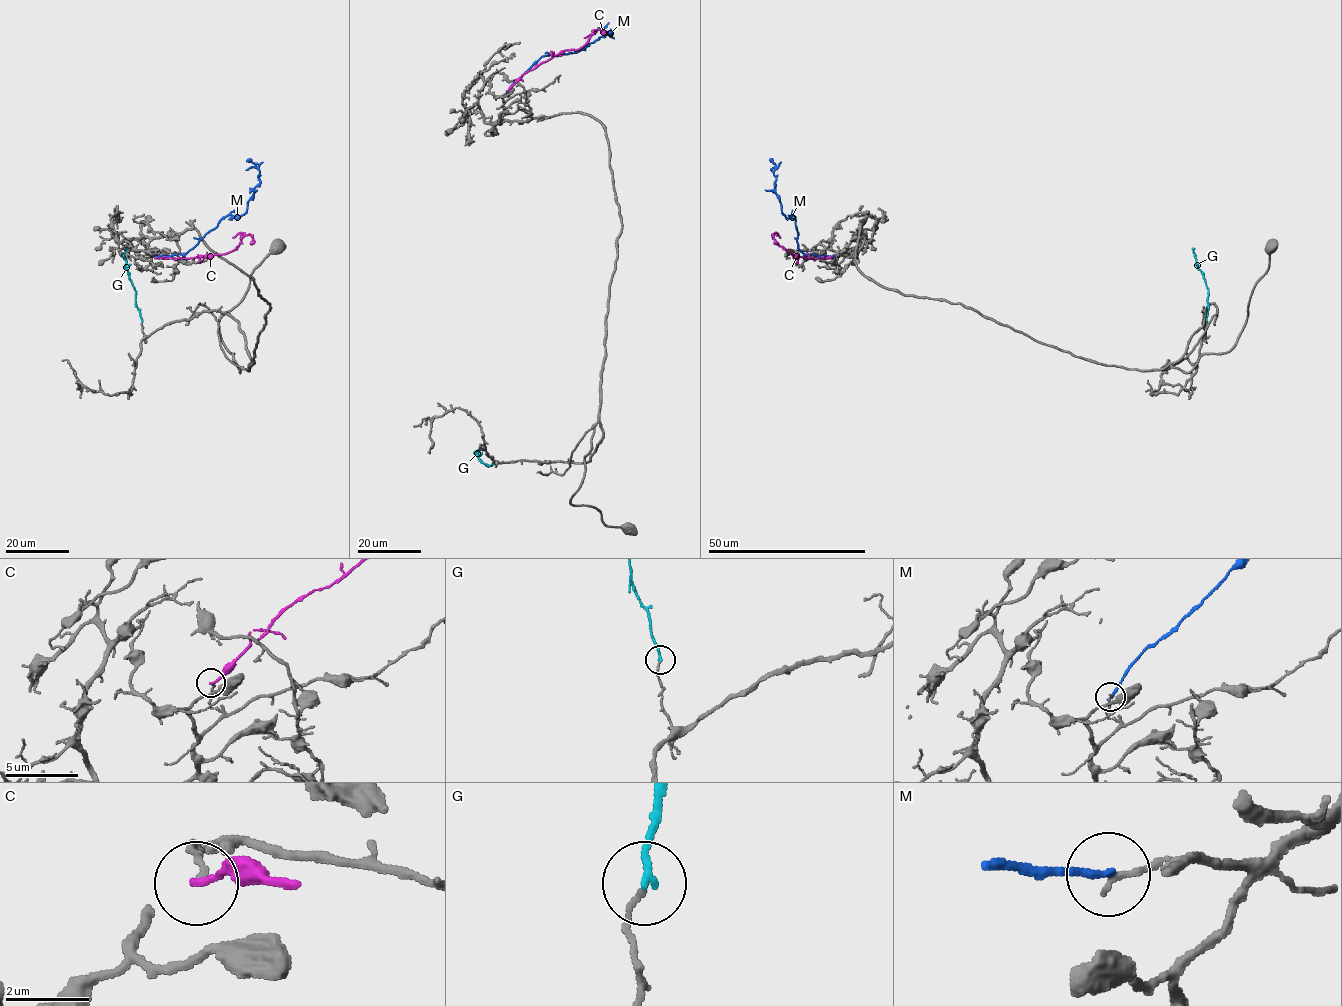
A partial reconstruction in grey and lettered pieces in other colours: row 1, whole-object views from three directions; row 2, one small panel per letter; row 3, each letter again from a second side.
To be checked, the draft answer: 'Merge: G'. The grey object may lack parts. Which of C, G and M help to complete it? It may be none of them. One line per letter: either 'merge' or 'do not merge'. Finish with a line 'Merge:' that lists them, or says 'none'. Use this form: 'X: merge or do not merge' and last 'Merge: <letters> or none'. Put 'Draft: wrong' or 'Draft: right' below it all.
C: do not merge
G: merge
M: do not merge
Merge: G
Draft: right

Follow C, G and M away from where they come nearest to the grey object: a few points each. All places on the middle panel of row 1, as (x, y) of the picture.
C: (506, 91), (516, 79), (541, 63), (565, 50), (579, 49), (596, 30), (584, 37)
G: (494, 464), (486, 466), (476, 455), (478, 449)
M: (507, 91), (543, 56), (576, 53), (605, 33), (611, 33), (598, 28)

